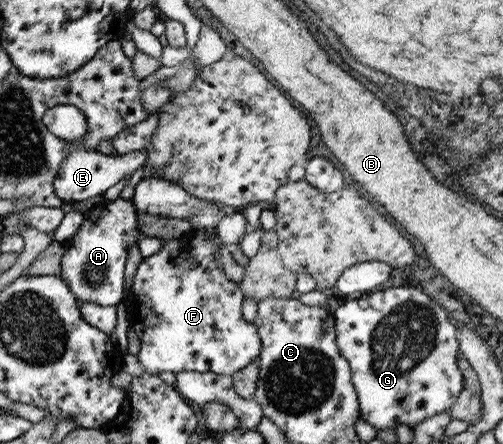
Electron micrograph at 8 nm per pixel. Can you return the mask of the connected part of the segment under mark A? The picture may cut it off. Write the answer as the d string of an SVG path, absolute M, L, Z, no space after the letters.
M117 198L115 201L105 201L90 207L81 214L83 218L73 238L64 244L58 276L79 301L95 303L102 307L115 306L123 301L125 296L122 279L124 279L126 246L136 244L142 238L137 233L132 202Z

